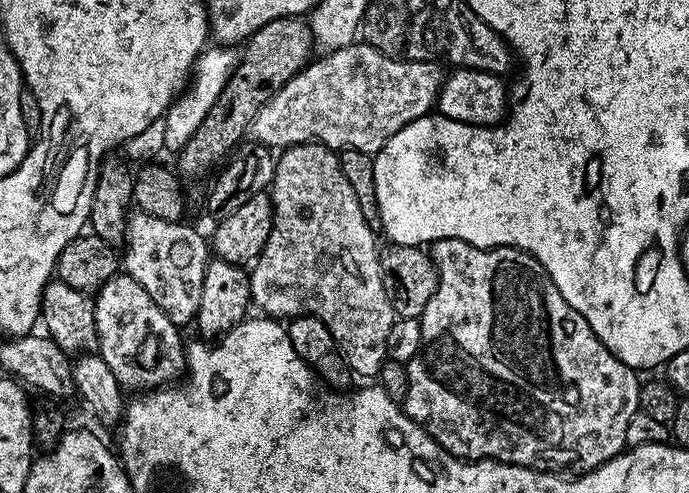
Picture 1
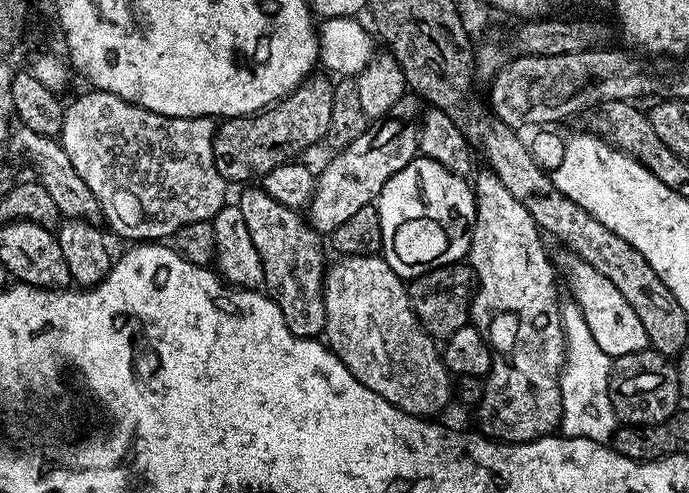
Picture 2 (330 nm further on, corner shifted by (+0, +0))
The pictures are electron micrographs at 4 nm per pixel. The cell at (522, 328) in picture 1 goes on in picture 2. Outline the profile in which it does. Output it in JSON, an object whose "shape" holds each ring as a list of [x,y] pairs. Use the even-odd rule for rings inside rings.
{"shape":[[[491,170],[477,171],[474,176],[474,195],[476,198],[476,223],[472,225],[472,241],[468,247],[467,263],[471,264],[476,277],[476,287],[472,294],[472,311],[470,320],[488,337],[488,344],[492,348],[492,368],[488,371],[484,381],[484,397],[480,404],[474,408],[476,420],[480,423],[479,431],[489,440],[501,444],[529,444],[532,440],[539,440],[541,436],[555,433],[560,427],[560,415],[562,414],[562,398],[560,397],[560,371],[564,369],[564,327],[560,324],[561,301],[556,300],[556,272],[544,253],[544,244],[540,241],[541,229],[537,228],[530,210],[502,186],[502,182]]]}

